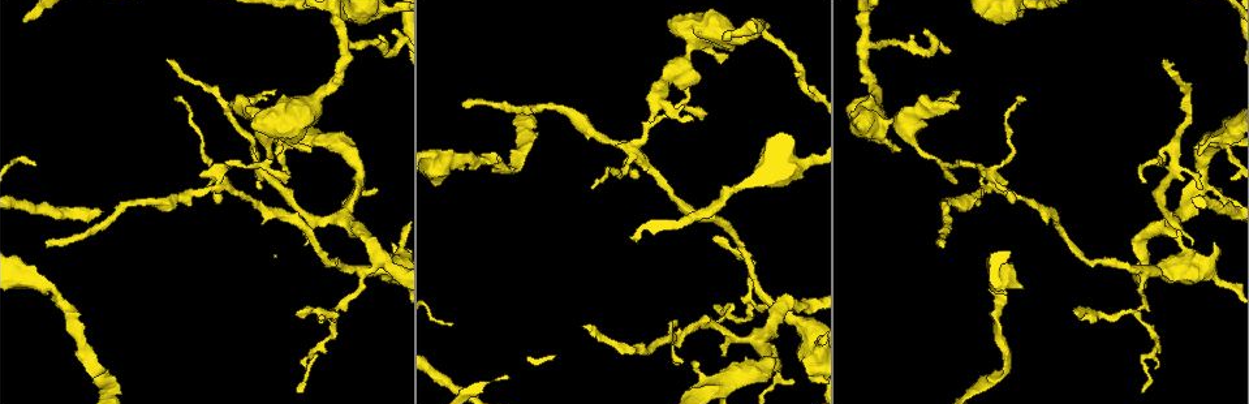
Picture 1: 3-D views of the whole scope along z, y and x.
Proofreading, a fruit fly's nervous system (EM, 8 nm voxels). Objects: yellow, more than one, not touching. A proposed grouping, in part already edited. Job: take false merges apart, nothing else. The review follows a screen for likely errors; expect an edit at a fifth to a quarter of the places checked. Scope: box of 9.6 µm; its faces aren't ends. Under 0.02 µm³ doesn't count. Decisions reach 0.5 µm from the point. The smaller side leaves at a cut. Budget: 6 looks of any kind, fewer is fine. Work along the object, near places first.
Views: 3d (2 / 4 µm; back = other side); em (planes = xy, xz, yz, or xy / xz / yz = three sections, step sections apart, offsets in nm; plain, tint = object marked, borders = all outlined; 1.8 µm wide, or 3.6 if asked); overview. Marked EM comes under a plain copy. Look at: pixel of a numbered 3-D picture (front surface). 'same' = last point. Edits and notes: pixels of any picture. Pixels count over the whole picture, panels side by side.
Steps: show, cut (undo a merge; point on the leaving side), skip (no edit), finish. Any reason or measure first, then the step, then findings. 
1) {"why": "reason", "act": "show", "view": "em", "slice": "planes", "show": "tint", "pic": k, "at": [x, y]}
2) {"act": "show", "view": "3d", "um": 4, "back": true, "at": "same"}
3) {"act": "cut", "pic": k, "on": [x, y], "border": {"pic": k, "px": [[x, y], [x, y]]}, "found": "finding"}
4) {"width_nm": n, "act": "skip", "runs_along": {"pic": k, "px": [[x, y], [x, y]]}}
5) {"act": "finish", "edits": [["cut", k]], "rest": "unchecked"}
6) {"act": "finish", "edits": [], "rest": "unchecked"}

{"act": "show", "view": "em", "slice": "planes", "show": "borders", "pic": 1, "at": [454, 158]}

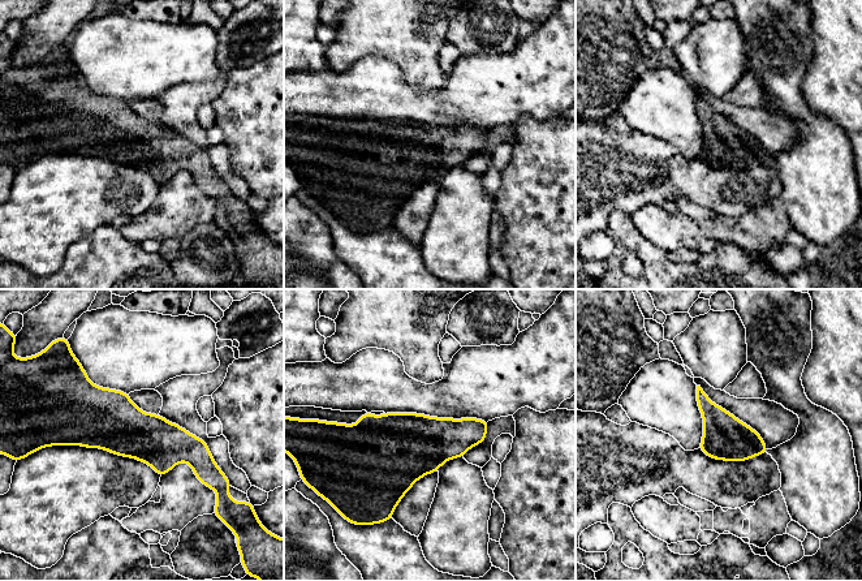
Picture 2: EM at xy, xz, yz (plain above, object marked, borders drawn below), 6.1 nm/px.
{"width_nm": 280, "act": "skip", "found": "one neuron here"}

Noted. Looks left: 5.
{"why": "abrupt turn", "act": "show", "view": "3d", "um": 2, "pic": 1, "at": [510, 168]}

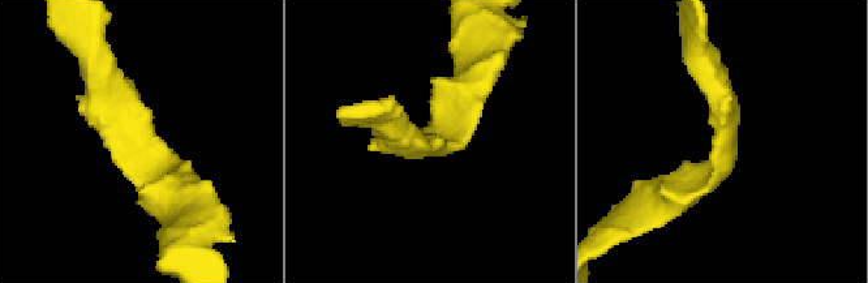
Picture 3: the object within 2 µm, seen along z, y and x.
{"arm_widths_nm": [200, 220], "why": "shape alone is not enough", "act": "show", "view": "em", "slice": "planes", "show": "tint", "pic": 3, "at": [146, 154]}

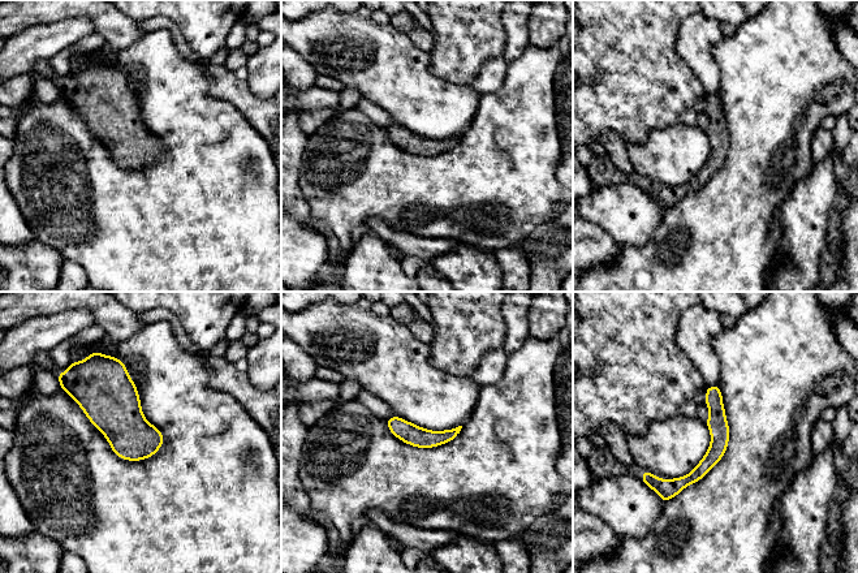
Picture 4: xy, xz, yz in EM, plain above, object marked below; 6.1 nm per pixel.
{"width_nm": 130, "act": "skip", "found": "one neuron here"}

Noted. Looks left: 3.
{"why": "three-way junction", "act": "show", "view": "3d", "um": 4, "pic": 1, "at": [1000, 182]}

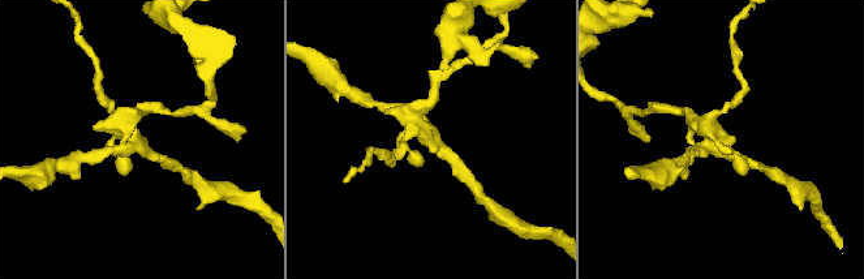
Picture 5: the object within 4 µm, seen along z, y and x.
{"act": "show", "view": "em", "slice": "xz", "step": 4, "show": "tint", "pic": 5, "at": [139, 145]}

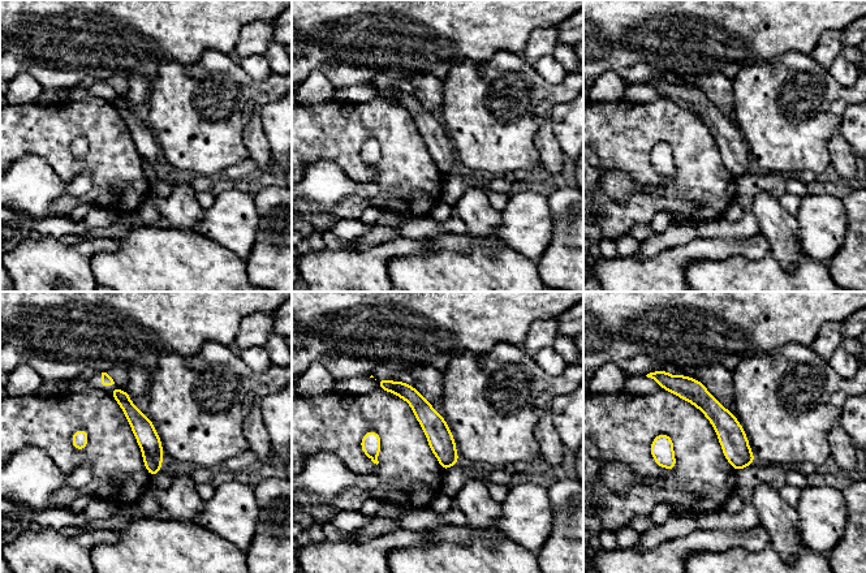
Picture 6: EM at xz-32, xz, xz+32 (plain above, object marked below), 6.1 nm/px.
{"act": "show", "view": "em", "slice": "planes", "show": "tint", "at": "same"}

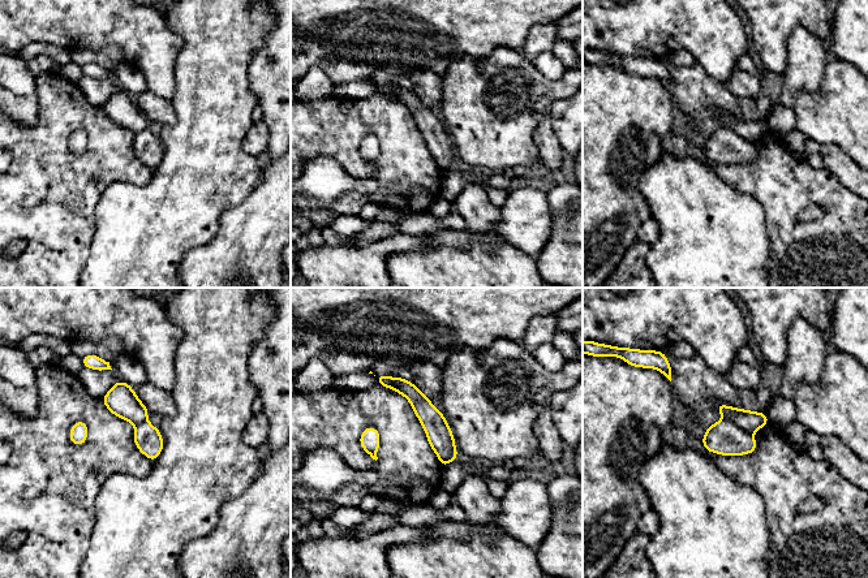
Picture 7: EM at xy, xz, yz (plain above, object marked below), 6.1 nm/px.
{"width_nm": 160, "act": "cut", "pic": 7, "on": [751, 421], "border": {"pic": 7, "px": [[723, 419], [733, 421], [752, 432]]}, "found": "a second neuron is stuck on"}

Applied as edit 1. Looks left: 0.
{"act": "finish", "edits": [["cut", 7]], "rest": "unchecked"}

